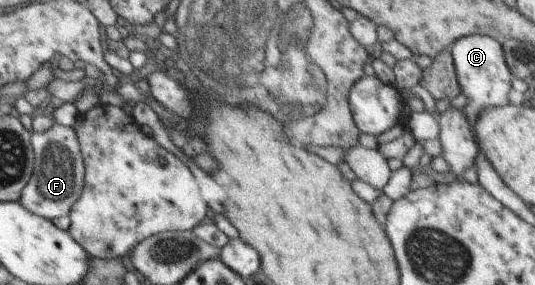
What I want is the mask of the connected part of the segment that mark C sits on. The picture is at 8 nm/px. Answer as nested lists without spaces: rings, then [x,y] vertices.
[[[474,34],[457,39],[451,48],[451,57],[454,60],[455,75],[458,76],[459,87],[467,97],[464,110],[471,123],[471,128],[477,120],[478,114],[486,108],[503,106],[509,103],[513,75],[508,69],[503,52],[503,44],[490,36]]]

